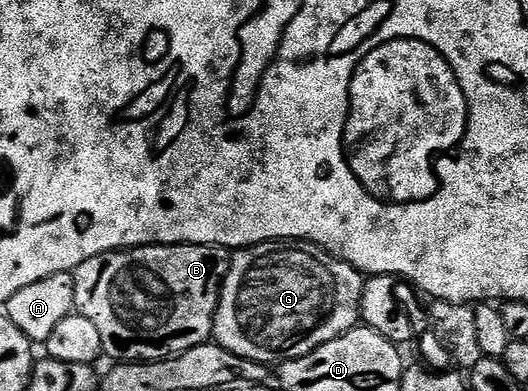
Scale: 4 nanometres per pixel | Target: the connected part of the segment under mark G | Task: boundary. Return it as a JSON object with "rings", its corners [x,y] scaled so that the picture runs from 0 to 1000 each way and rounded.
{"rings":[[[511,619],[443,642],[434,698],[419,724],[419,765],[411,770],[411,801],[403,808],[402,867],[420,890],[438,895],[438,905],[479,921],[485,931],[517,936],[534,921],[564,921],[589,905],[589,895],[678,836],[686,724],[686,698],[598,629]]]}

